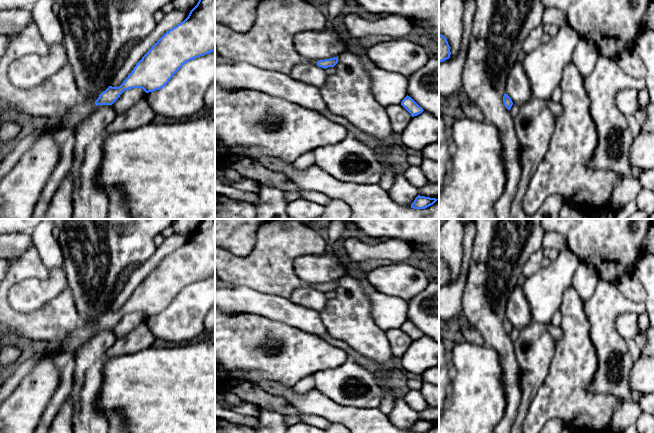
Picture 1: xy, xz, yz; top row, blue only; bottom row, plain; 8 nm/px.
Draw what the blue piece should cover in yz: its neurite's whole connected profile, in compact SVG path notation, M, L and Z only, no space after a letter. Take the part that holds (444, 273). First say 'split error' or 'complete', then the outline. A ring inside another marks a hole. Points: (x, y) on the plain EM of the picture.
complete; M439 258L439 286L449 283L450 279L450 270L447 263L442 258Z

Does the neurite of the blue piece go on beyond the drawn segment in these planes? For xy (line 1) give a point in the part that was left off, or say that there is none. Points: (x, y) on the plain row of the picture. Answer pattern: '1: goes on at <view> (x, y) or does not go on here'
1: does not go on here

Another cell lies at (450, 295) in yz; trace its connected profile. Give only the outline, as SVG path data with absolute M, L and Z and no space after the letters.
M471 220L464 223L464 253L460 273L454 282L439 286L439 318L443 323L453 321L461 313L462 296L469 273L469 264L472 257L475 236L475 222Z

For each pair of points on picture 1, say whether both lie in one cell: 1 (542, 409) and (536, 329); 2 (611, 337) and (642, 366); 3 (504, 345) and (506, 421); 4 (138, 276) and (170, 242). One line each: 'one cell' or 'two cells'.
1: two cells
2: two cells
3: one cell
4: one cell

